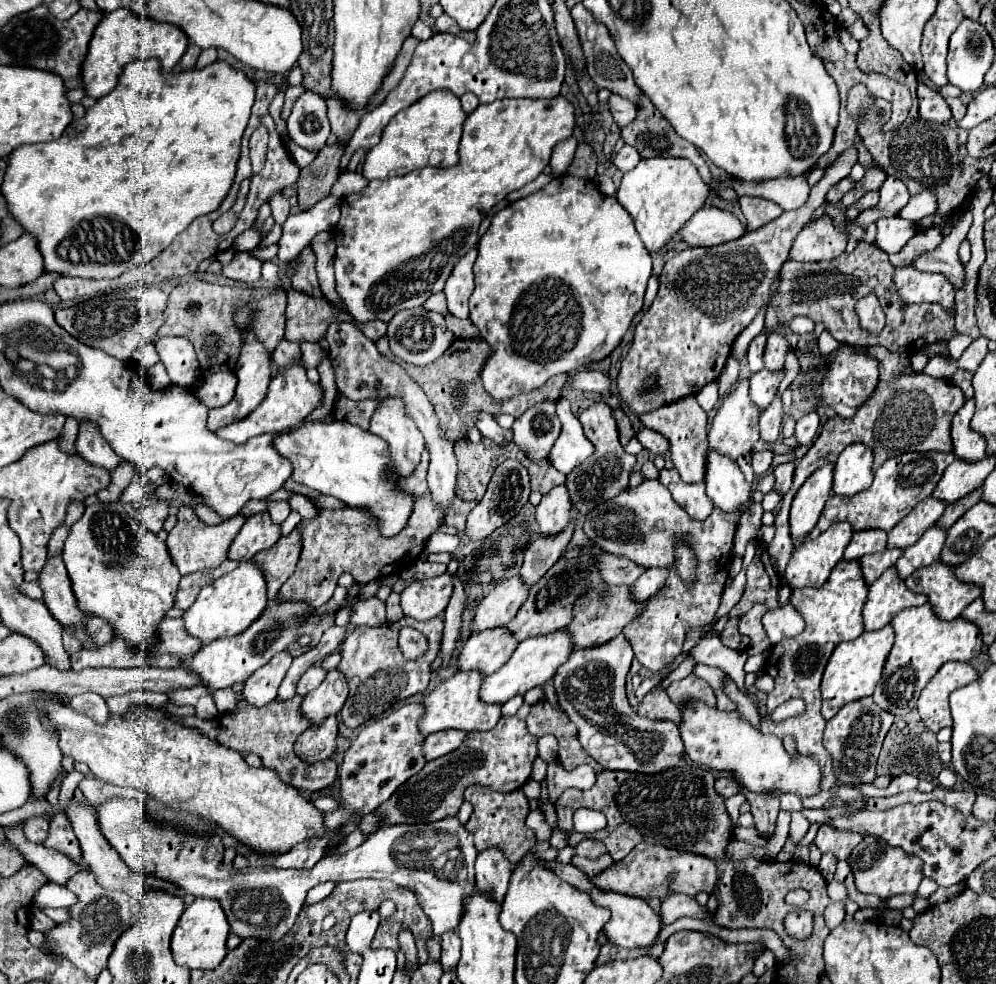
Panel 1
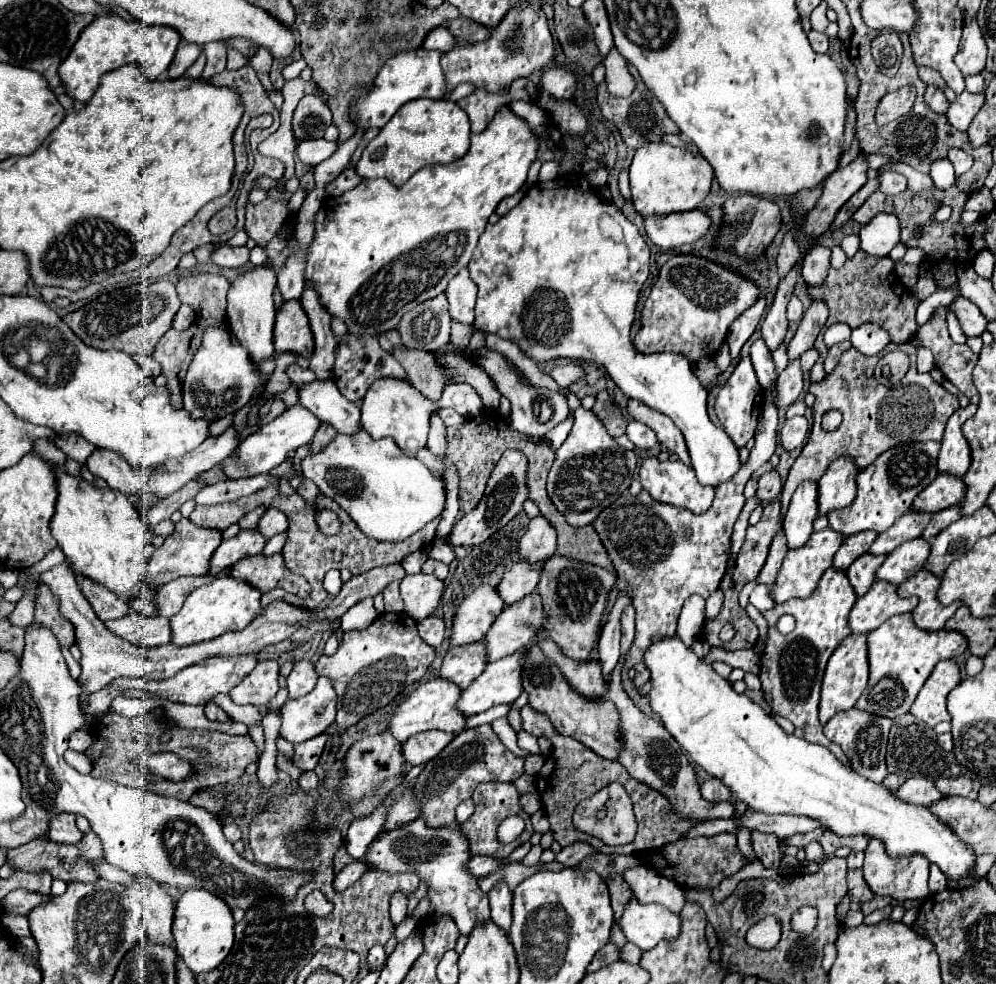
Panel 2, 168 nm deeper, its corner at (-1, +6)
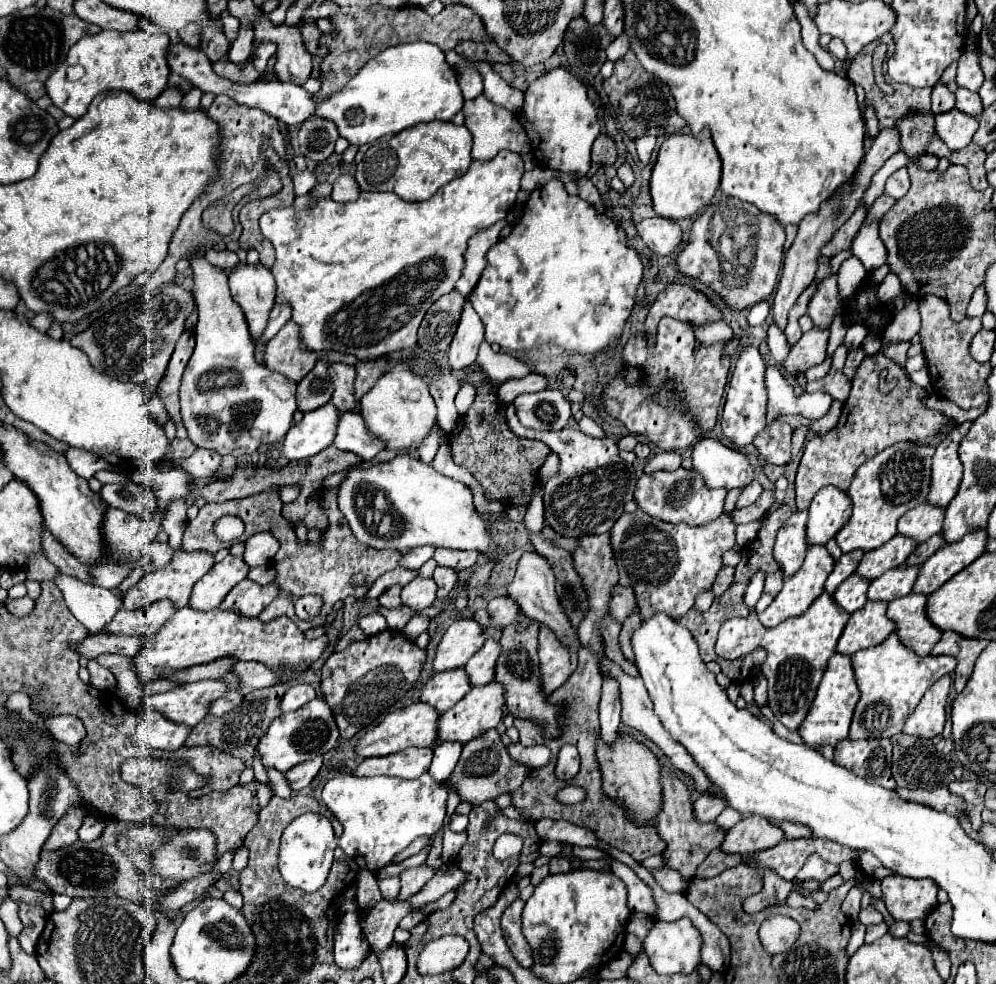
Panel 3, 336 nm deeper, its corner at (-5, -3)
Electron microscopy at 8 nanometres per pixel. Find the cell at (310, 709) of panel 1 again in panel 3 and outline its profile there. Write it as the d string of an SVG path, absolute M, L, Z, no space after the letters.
M315 698L301 706L297 712L287 712L275 718L267 730L267 734L261 738L257 750L261 754L263 766L277 768L281 772L287 772L295 764L301 764L305 760L311 760L317 754L329 752L339 738L339 728L333 720L333 712L329 704L323 698Z

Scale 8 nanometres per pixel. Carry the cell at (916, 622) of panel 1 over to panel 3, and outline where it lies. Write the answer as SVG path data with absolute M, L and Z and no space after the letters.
M897 632L889 634L889 638L877 646L859 650L853 654L853 668L857 676L857 684L861 688L861 700L857 702L851 732L853 738L891 738L903 730L903 724L927 692L931 684L951 674L957 666L953 656L919 656L911 648L907 648Z

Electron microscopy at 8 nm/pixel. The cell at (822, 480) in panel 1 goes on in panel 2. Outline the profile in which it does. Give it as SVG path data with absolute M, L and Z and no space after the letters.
M805 481L797 487L783 519L783 531L789 549L803 547L803 543L809 541L815 519L817 519L817 483Z

